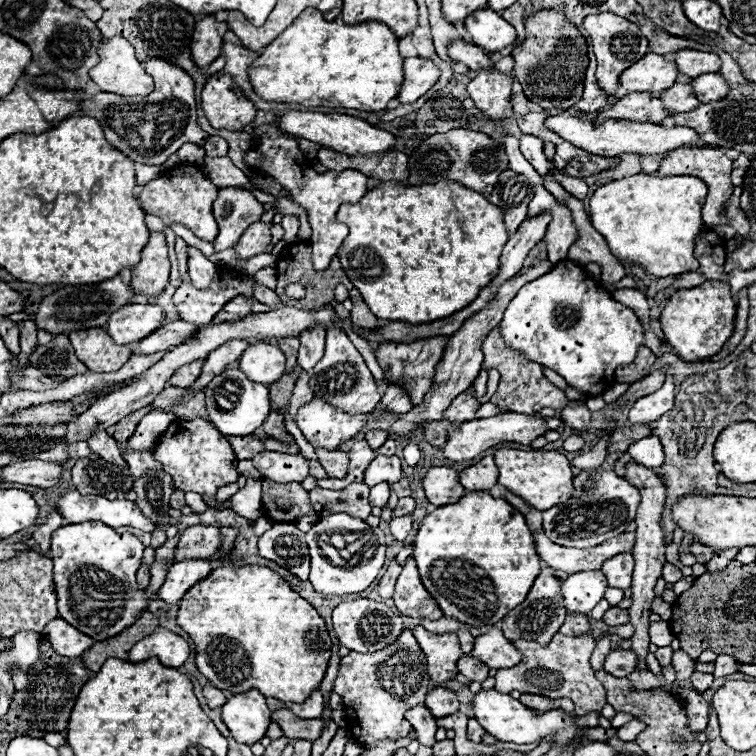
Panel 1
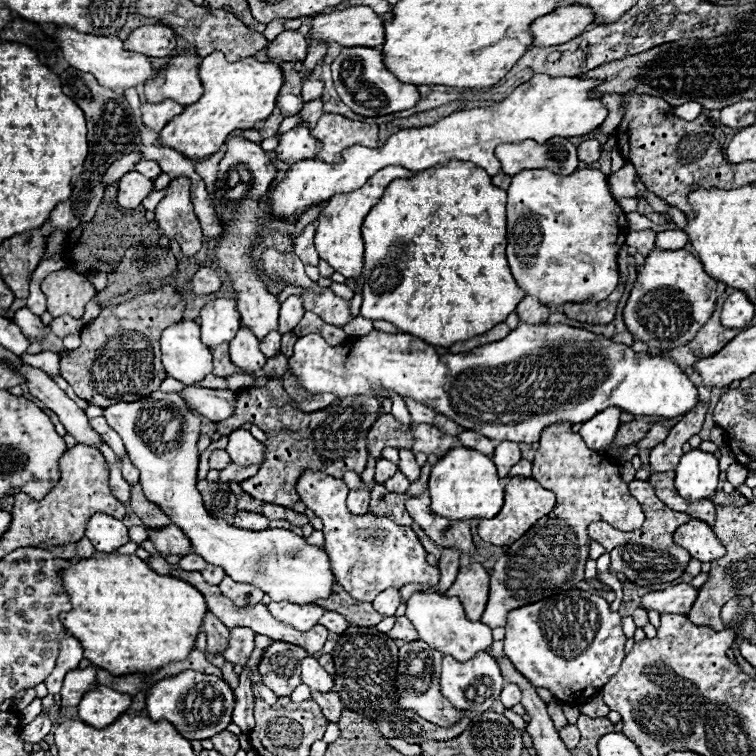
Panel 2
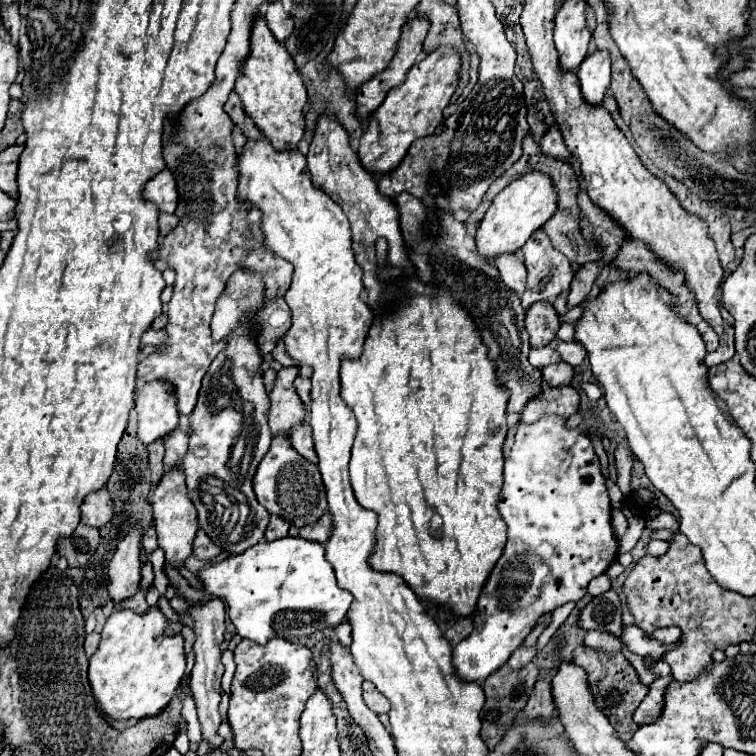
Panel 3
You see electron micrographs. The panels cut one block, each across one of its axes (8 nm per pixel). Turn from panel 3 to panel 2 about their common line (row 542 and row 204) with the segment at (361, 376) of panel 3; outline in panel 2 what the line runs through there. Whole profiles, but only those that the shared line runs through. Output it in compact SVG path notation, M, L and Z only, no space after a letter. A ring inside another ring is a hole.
M450 160L448 166L446 164L444 166L442 164L432 166L424 172L418 172L412 178L394 180L386 188L380 202L376 206L372 206L372 210L364 218L362 238L366 242L366 254L364 254L364 270L358 278L364 284L364 290L362 290L364 302L362 302L362 308L360 308L360 316L364 316L366 320L392 322L400 332L414 334L416 338L422 338L428 344L448 348L454 342L460 342L464 338L472 338L472 334L484 334L484 330L490 330L492 326L496 326L496 322L504 322L506 316L510 312L514 312L518 302L526 296L524 290L514 282L514 278L510 274L510 266L506 262L506 254L504 254L504 248L506 248L506 192L492 186L490 176L482 168L472 166L470 162Z

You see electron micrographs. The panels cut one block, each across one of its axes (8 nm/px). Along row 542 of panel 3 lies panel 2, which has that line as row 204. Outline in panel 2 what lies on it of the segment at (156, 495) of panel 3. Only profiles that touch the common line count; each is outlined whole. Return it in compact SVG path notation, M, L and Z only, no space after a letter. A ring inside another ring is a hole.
M180 176L180 178L174 178L170 182L170 186L166 188L166 196L160 200L160 204L156 208L156 222L168 238L174 238L180 244L184 256L194 256L200 250L202 230L200 230L200 222L194 214L192 202L190 202L190 178Z

